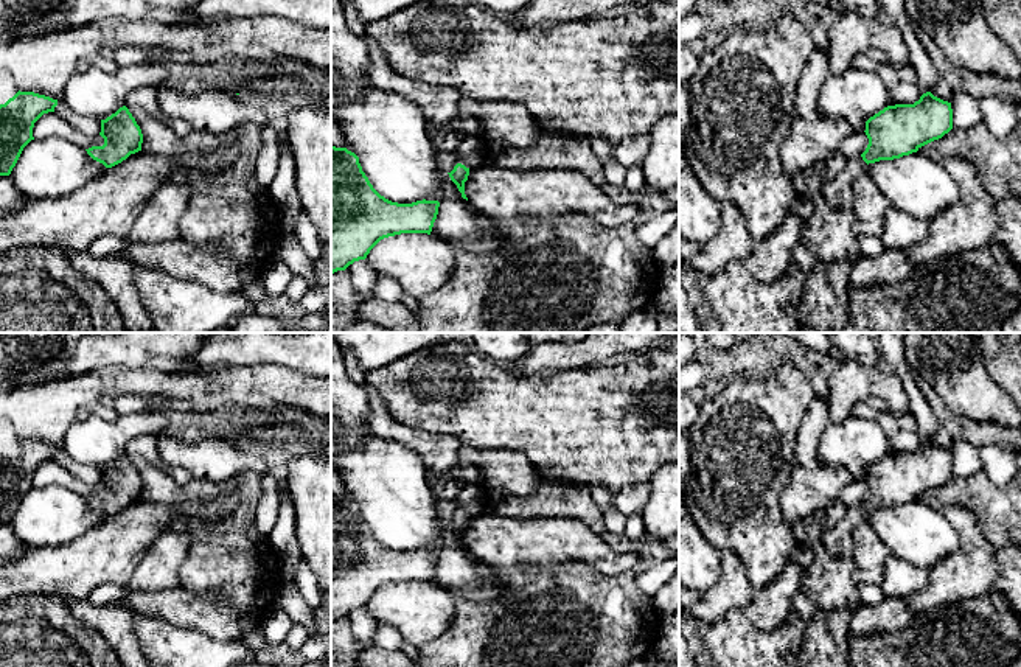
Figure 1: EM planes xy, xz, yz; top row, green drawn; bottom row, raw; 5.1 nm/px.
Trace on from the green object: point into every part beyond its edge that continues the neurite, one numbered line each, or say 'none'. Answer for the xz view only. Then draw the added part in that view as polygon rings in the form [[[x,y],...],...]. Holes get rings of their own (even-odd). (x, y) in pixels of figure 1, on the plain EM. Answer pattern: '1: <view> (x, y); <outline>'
1: xz (448, 509); [[[441,499],[438,501],[438,512],[441,519],[451,521],[454,515],[458,512],[458,505],[454,501]]]

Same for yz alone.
1: yz (838, 541); [[[855,504],[847,508],[844,518],[825,533],[824,546],[836,558],[852,555],[853,530],[867,518],[867,512],[861,504]]]

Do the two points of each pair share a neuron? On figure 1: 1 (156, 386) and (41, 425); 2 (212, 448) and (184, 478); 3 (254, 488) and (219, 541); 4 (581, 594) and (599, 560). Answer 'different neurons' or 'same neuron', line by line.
1: same neuron
2: different neurons
3: same neuron
4: different neurons

